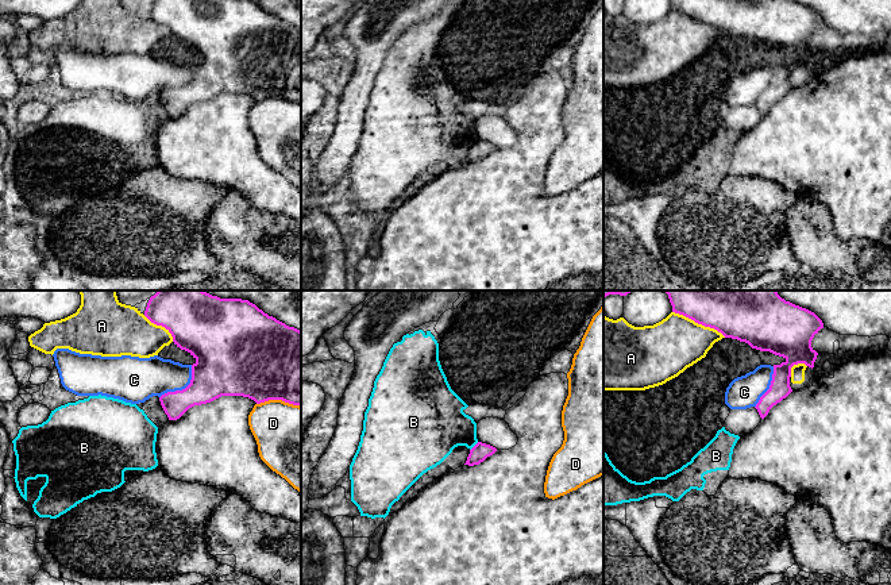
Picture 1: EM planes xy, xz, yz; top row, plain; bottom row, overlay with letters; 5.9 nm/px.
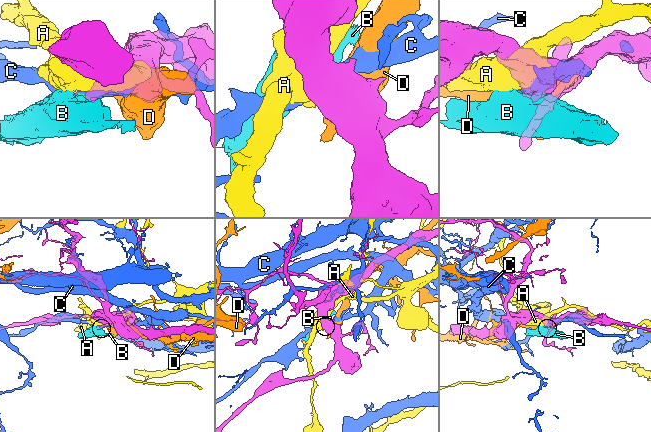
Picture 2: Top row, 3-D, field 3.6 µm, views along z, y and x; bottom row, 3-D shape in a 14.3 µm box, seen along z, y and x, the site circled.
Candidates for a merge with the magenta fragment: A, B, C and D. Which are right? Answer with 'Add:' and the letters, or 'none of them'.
Add: none of them

